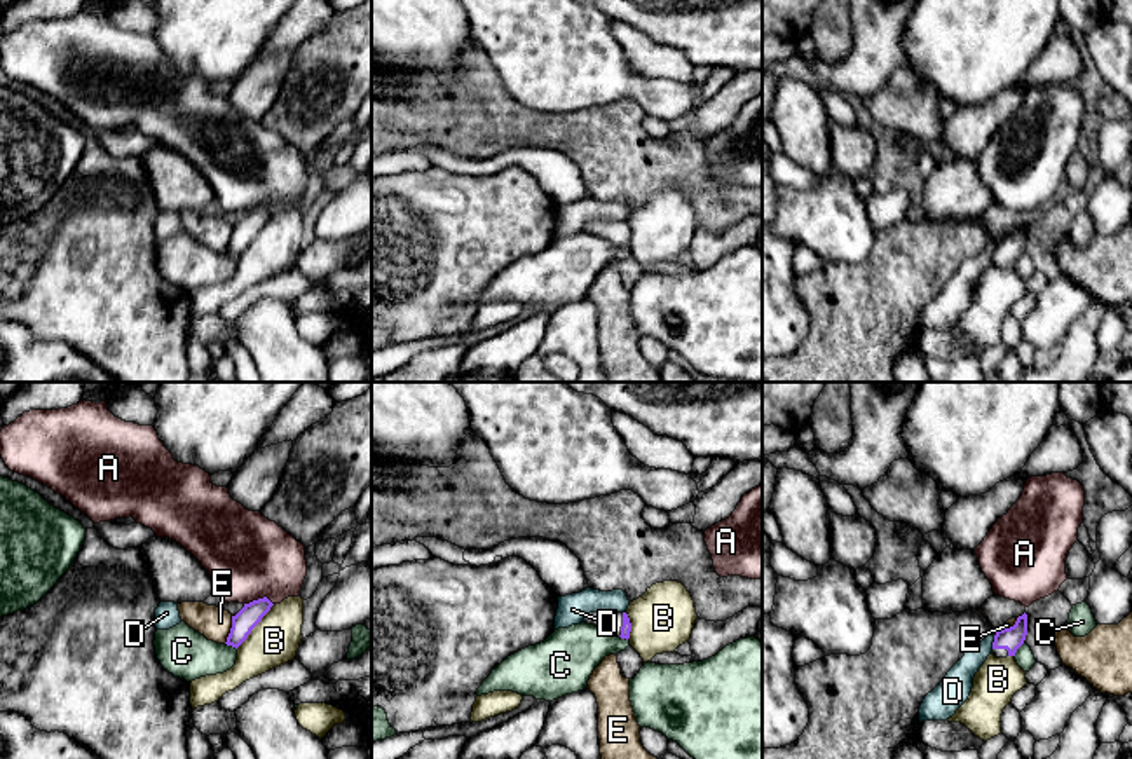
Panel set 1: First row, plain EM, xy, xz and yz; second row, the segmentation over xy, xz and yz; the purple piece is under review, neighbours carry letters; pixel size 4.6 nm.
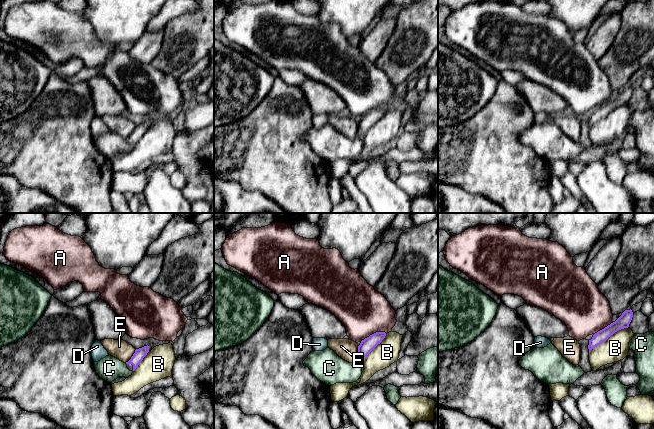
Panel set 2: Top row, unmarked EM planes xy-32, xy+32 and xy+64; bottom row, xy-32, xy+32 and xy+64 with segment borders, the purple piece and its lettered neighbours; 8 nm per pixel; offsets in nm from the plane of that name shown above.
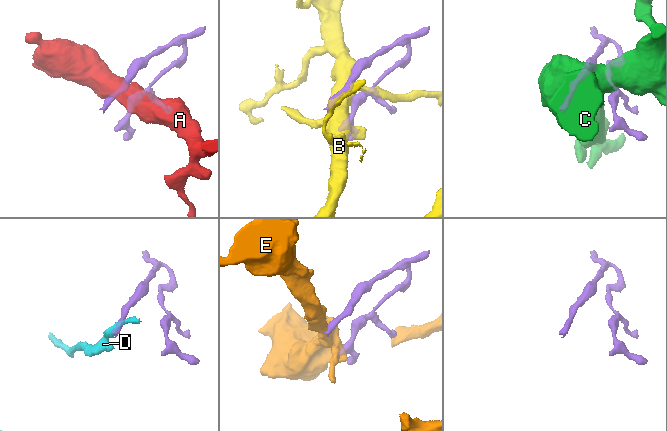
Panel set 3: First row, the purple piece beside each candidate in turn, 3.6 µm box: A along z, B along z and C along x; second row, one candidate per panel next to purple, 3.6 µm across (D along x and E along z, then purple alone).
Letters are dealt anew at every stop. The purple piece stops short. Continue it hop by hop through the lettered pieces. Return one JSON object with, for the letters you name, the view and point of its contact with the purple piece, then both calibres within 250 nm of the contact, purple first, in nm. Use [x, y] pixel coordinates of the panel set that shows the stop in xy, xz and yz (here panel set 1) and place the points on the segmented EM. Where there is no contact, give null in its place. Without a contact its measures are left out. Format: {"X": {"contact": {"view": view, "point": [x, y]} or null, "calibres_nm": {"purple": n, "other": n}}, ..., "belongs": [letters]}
{"belongs": []}

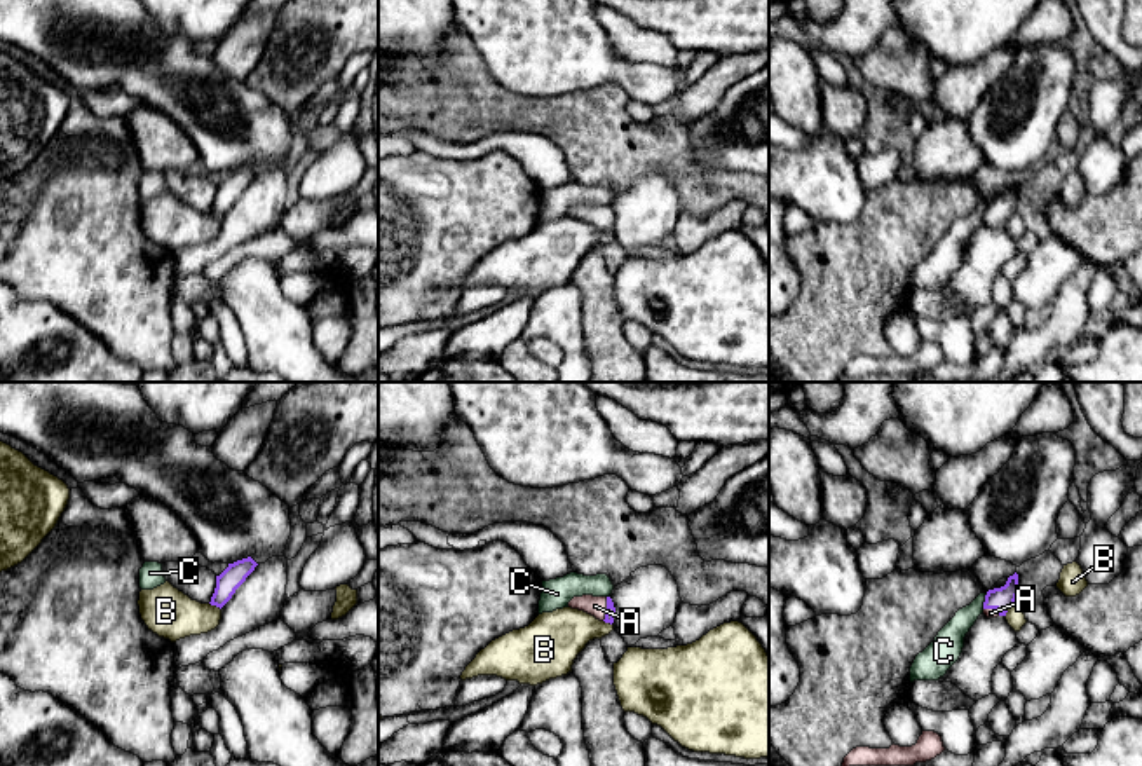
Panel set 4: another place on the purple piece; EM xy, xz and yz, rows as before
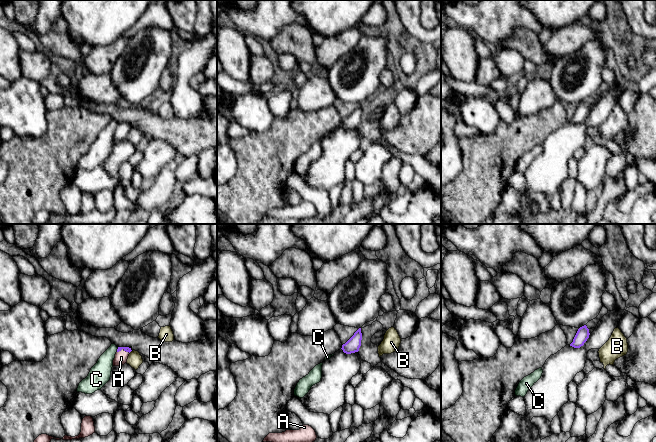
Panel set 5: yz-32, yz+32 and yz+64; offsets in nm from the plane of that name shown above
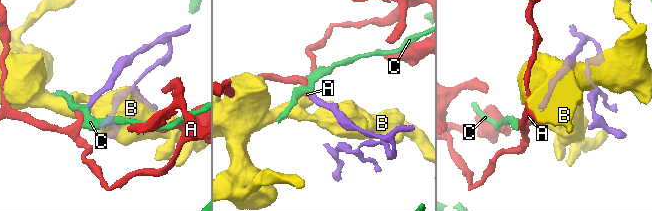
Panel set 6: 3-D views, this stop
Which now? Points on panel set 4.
{"A": {"contact": {"view": "xz", "point": [607, 609]}, "calibres_nm": {"purple": 50, "other": 90}}, "belongs": ["A"]}

